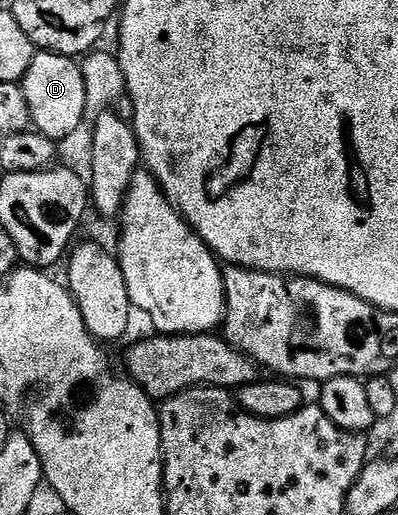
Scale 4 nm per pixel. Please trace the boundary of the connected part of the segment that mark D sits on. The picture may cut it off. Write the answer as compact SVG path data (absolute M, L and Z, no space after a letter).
M36 51L21 83L25 90L25 102L29 102L34 131L58 142L88 119L85 81L78 59L56 52Z

